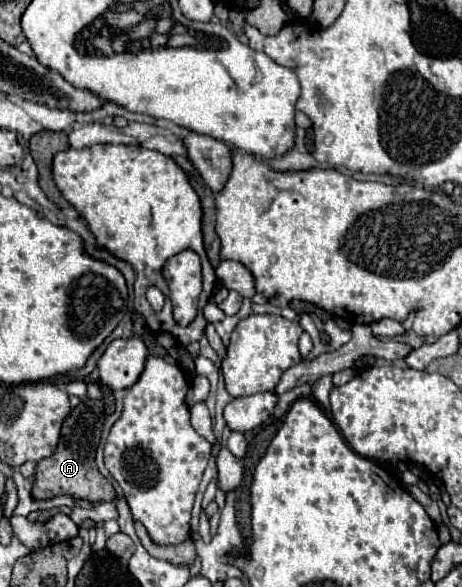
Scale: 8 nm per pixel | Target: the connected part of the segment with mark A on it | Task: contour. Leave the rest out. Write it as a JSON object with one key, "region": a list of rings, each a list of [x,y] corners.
{"region":[[[84,398],[76,408],[70,410],[70,414],[62,424],[56,452],[50,458],[40,460],[36,464],[36,480],[32,484],[34,500],[48,500],[54,496],[68,494],[72,498],[88,500],[94,504],[94,502],[110,502],[116,498],[112,484],[98,472],[98,466],[94,464],[102,424],[104,424],[104,406],[98,400]]]}

